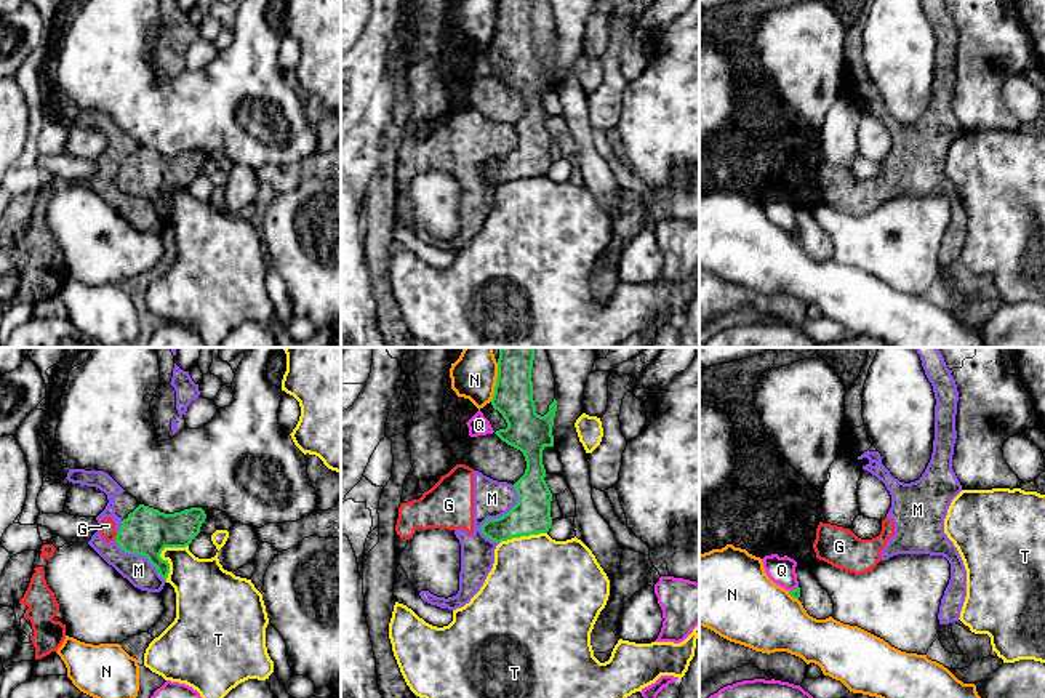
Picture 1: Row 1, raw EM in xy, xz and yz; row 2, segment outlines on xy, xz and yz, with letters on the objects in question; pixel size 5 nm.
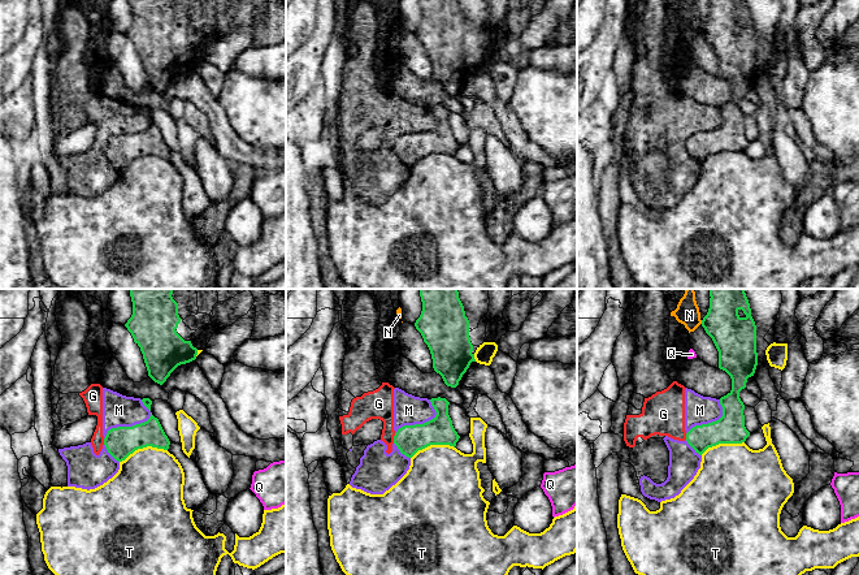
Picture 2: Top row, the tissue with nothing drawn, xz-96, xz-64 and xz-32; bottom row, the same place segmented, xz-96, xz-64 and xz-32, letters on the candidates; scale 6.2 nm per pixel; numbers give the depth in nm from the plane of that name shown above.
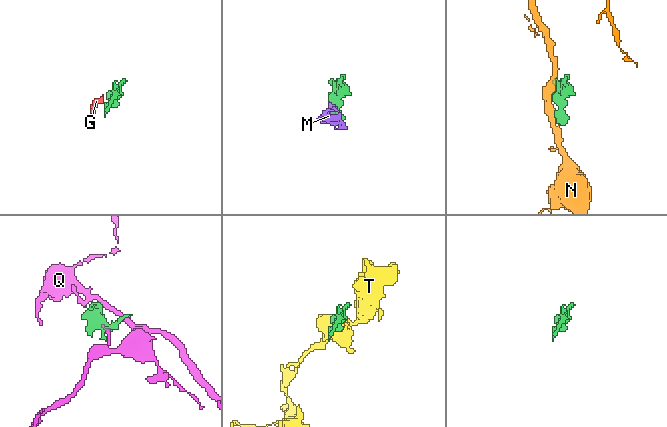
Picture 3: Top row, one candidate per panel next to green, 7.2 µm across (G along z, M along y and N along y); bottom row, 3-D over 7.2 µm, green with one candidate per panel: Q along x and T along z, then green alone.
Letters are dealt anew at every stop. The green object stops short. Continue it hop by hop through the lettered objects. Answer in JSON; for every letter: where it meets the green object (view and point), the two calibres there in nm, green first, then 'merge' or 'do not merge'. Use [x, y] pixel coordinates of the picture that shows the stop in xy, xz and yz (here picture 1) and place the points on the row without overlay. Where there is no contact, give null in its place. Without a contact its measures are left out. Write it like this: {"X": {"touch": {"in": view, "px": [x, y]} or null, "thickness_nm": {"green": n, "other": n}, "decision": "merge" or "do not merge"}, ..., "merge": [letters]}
{"G": {"touch": {"in": "xy", "px": [116, 178]}, "thickness_nm": {"green": 240, "other": 80}, "decision": "do not merge"}, "M": {"touch": {"in": "xz", "px": [500, 159]}, "thickness_nm": {"green": 190, "other": 190}, "decision": "do not merge"}, "N": {"touch": {"in": "xz", "px": [496, 23]}, "thickness_nm": {"green": 200, "other": 200}, "decision": "do not merge"}, "Q": {"touch": {"in": "yz", "px": [794, 231]}, "thickness_nm": {"green": 50, "other": 140}, "decision": "do not merge"}, "T": {"touch": {"in": "xy", "px": [160, 194]}, "thickness_nm": {"green": 240, "other": 260}, "decision": "do not merge"}, "merge": []}

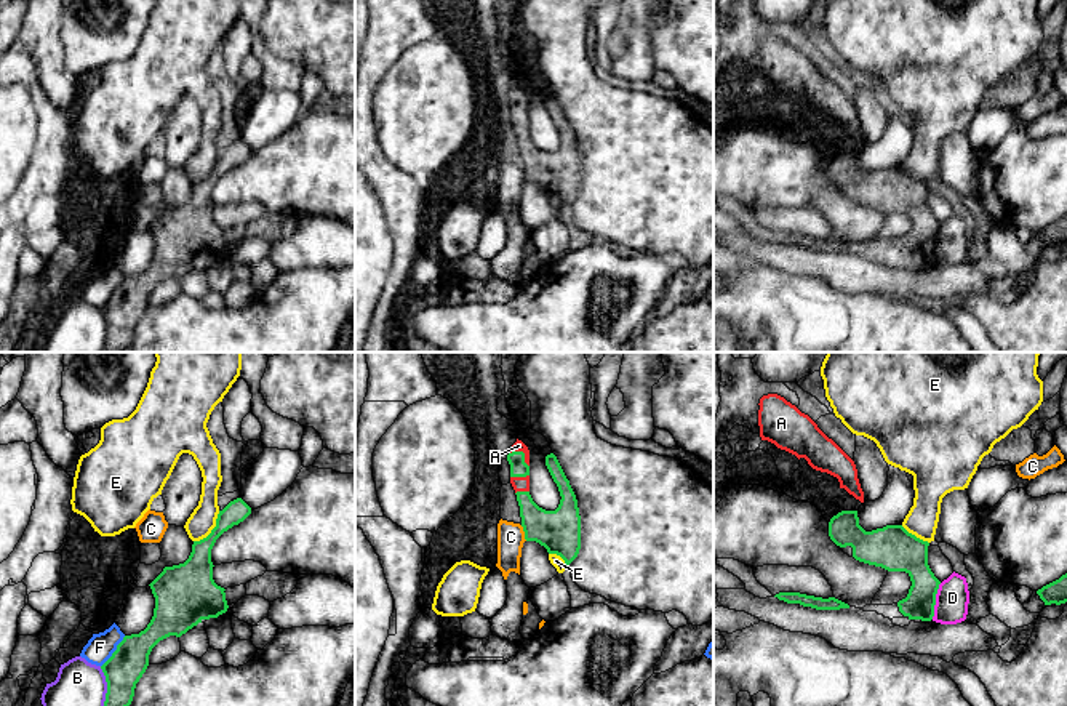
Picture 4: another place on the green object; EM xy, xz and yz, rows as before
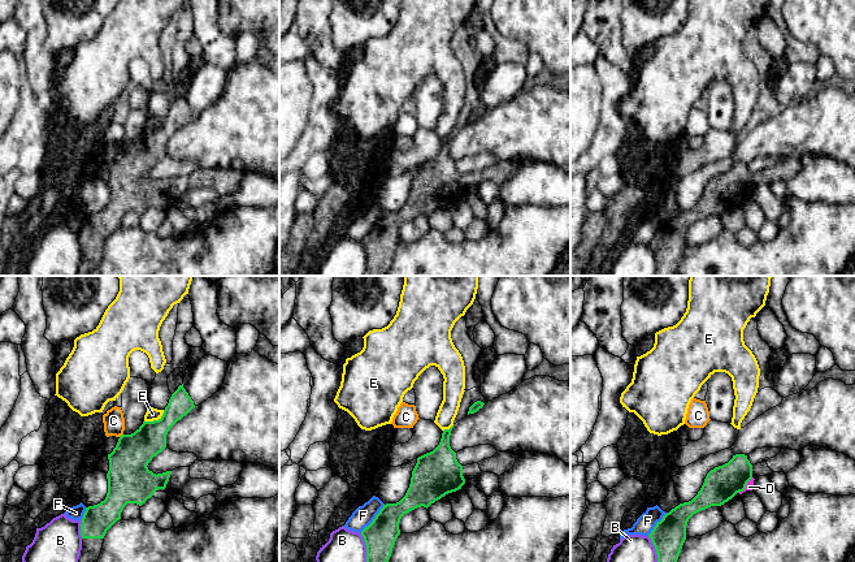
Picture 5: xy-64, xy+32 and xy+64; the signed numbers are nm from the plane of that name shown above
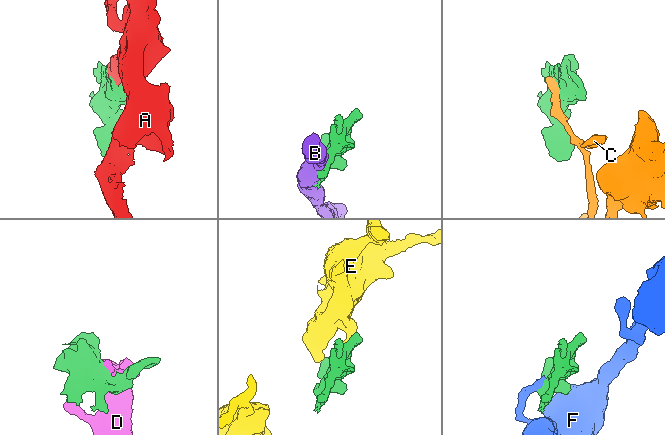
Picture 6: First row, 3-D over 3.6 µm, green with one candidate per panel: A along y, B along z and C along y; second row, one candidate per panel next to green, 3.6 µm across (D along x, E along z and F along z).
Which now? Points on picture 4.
{"A": {"touch": {"in": "xz", "px": [523, 95]}, "thickness_nm": {"green": 90, "other": 60}, "decision": "merge"}, "B": {"touch": {"in": "xy", "px": [107, 330]}, "thickness_nm": {"green": 190, "other": 300}, "decision": "do not merge"}, "C": {"touch": {"in": "xz", "px": [525, 175]}, "thickness_nm": {"green": 220, "other": 140}, "decision": "do not merge"}, "D": {"touch": {"in": "yz", "px": [935, 242]}, "thickness_nm": {"green": 160, "other": 170}, "decision": "do not merge"}, "E": {"touch": {"in": "xy", "px": [211, 172]}, "thickness_nm": {"green": 180, "other": 140}, "decision": "do not merge"}, "F": {"touch": {"in": "xy", "px": [114, 293]}, "thickness_nm": {"green": 190, "other": 140}, "decision": "do not merge"}, "merge": ["A"]}

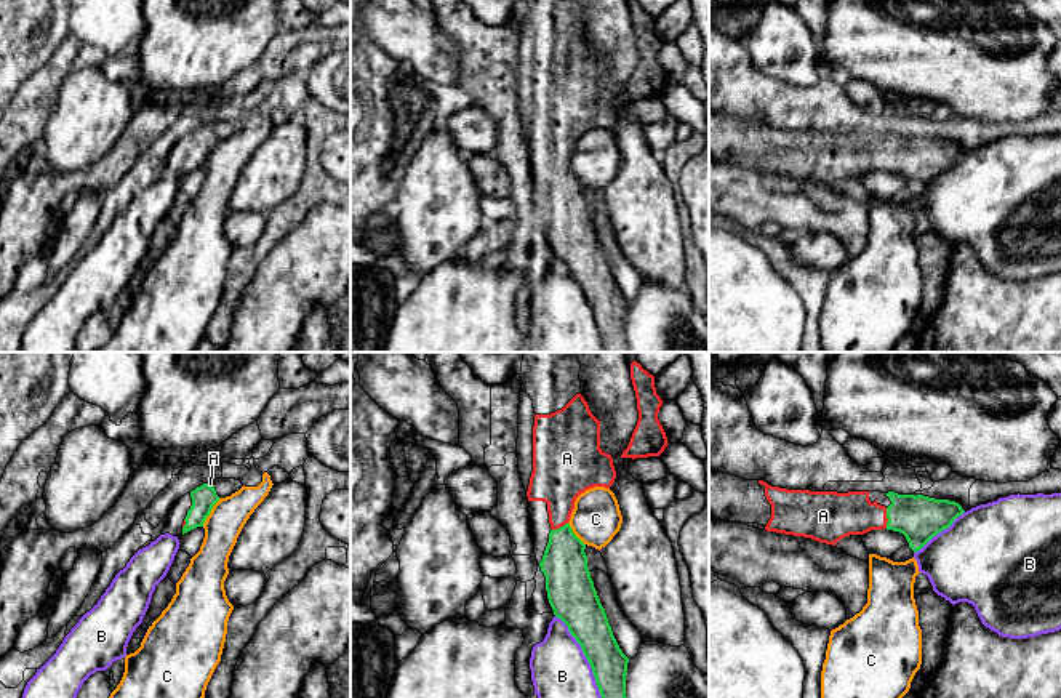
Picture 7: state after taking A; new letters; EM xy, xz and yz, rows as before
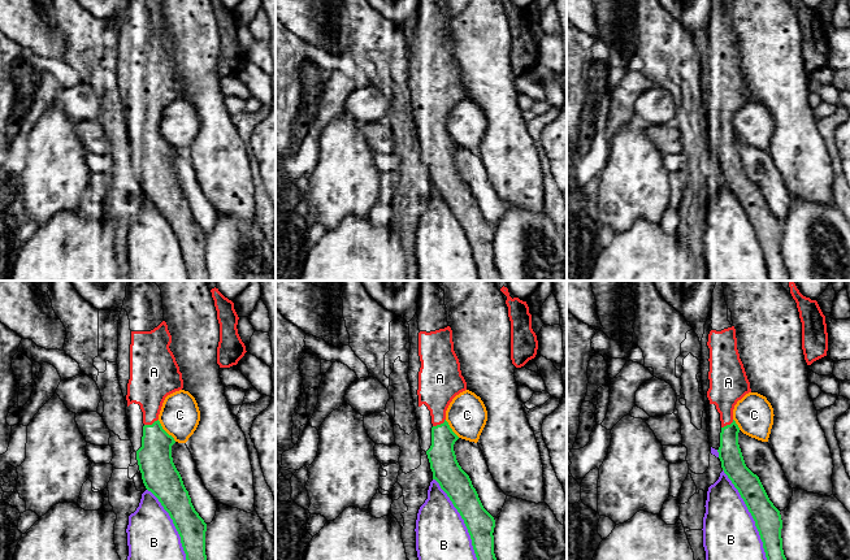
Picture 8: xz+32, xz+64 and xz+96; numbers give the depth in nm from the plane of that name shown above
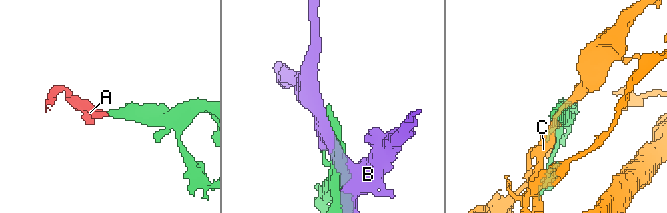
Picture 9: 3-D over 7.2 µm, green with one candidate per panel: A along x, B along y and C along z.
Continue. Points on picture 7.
{"A": {"touch": {"in": "yz", "px": [887, 159]}, "thickness_nm": {"green": 220, "other": 220}, "decision": "merge"}, "B": {"touch": {"in": "xz", "px": [589, 304]}, "thickness_nm": {"green": 200, "other": 340}, "decision": "do not merge"}, "C": {"touch": {"in": "xy", "px": [210, 152]}, "thickness_nm": {"green": 120, "other": 180}, "decision": "do not merge"}, "merge": ["A"]}

